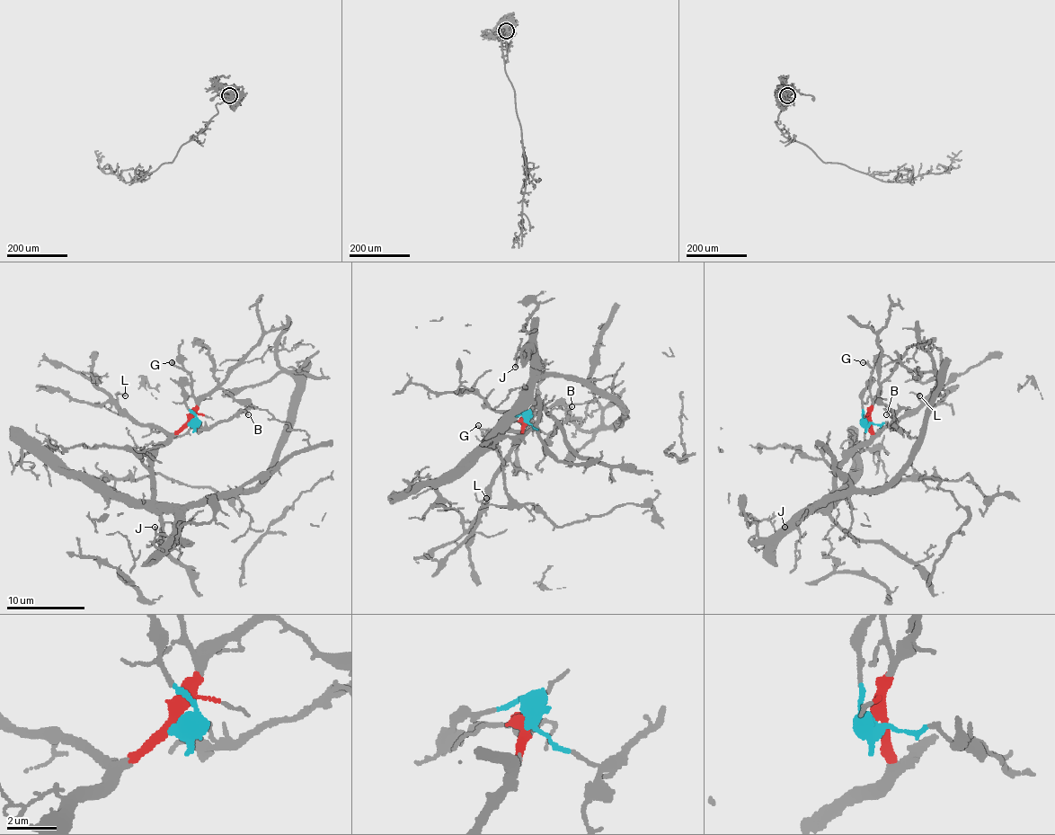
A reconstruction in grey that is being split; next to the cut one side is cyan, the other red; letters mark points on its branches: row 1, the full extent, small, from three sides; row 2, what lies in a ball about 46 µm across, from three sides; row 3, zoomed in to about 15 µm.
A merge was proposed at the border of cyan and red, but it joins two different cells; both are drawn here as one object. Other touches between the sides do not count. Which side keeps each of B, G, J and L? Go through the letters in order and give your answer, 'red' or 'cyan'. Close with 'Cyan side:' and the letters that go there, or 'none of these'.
B: cyan
G: red
J: red
L: red
Cyan side: B

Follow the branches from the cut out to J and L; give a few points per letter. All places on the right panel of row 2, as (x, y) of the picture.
J: (870, 421), (872, 433), (837, 469), (837, 489), (825, 501), (812, 504), (777, 536), (784, 526)
L: (870, 421), (873, 433), (881, 433), (884, 428), (895, 426), (899, 420), (913, 413), (921, 404), (919, 396)

